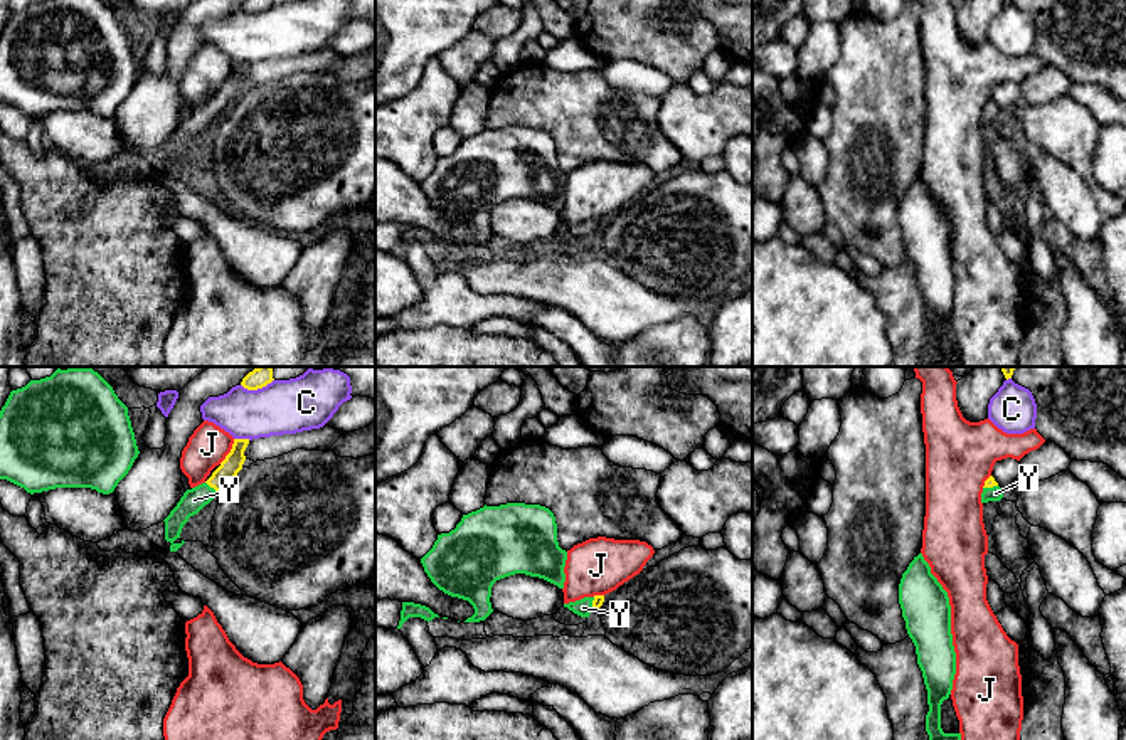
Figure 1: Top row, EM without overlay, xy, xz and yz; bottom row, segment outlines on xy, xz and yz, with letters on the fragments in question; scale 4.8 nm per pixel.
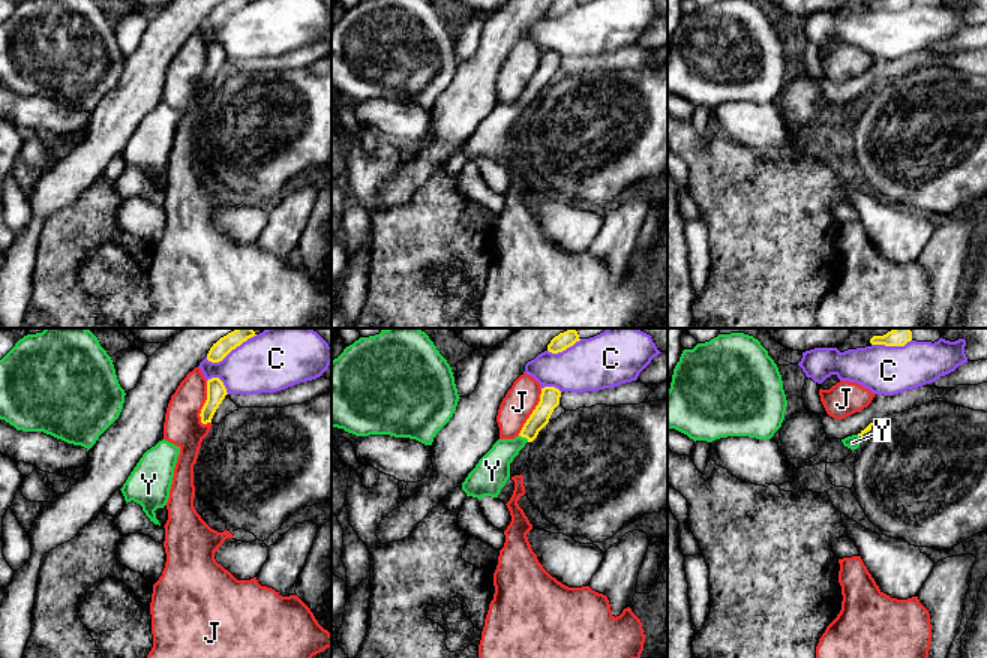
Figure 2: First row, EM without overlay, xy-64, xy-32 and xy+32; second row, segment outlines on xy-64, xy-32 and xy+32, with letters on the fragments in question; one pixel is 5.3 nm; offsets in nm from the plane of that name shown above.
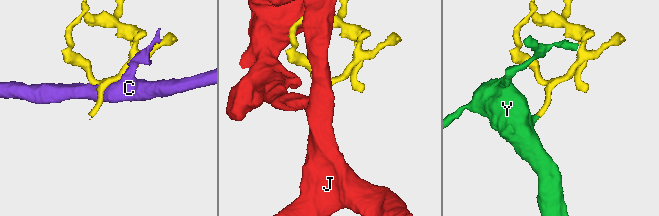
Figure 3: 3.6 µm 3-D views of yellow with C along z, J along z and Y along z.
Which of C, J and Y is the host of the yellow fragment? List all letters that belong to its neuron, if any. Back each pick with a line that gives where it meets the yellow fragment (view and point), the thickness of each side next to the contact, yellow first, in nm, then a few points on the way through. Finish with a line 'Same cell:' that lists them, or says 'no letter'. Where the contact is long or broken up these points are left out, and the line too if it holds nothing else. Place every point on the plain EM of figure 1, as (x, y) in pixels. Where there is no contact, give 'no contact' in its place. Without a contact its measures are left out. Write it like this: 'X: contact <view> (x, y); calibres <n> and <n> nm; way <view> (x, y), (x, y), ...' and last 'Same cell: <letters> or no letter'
Y: contact xy (212, 110); calibres 90 and 110 nm; way xy (233, 86), (212, 110), (194, 123)
Same cell: Y

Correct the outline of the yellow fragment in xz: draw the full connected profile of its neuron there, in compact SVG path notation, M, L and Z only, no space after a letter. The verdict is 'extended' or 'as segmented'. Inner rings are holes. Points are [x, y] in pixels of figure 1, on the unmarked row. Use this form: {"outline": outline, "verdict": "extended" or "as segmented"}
{"outline": "M594 219L594 220L584 220L581 224L564 227L564 230L567 230L569 234L572 234L581 240L589 240L591 235L599 234L603 225L604 225L604 219Z", "verdict": "extended"}

